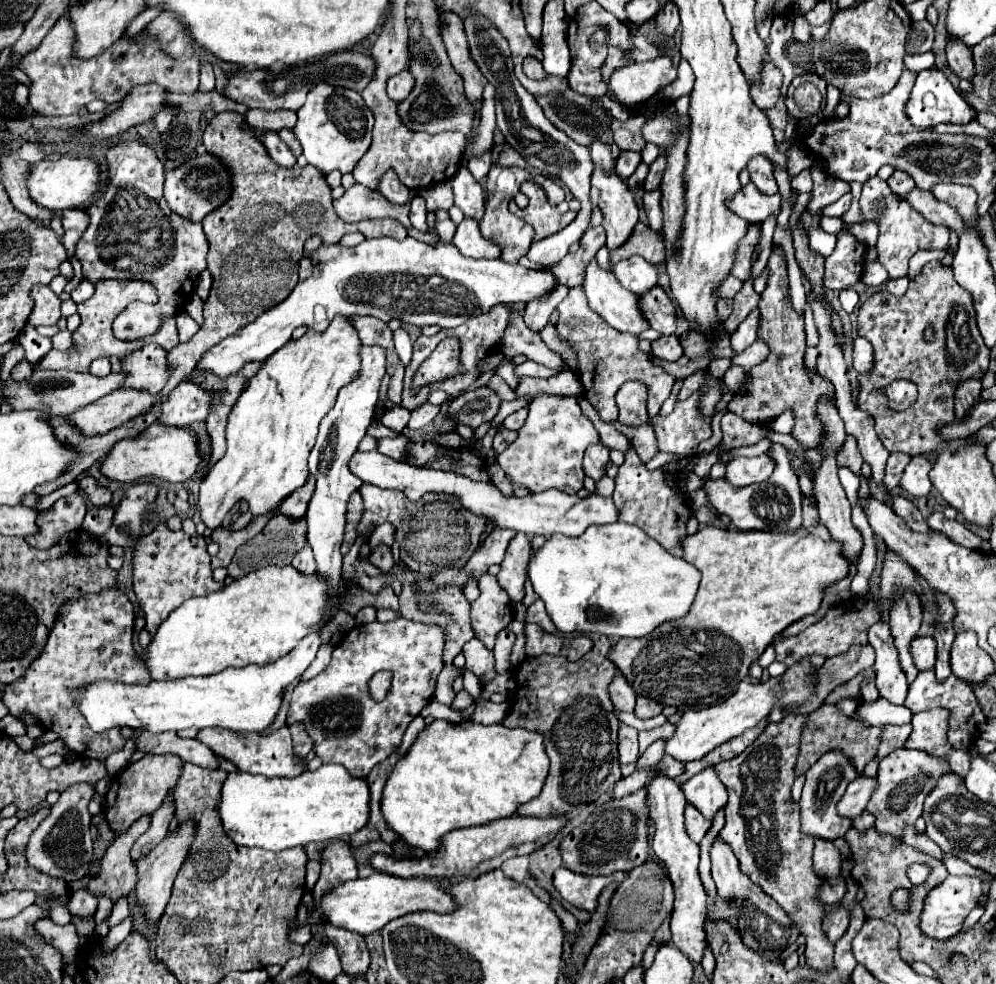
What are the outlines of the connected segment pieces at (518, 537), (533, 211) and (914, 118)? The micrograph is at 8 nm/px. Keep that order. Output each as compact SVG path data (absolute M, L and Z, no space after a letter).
M516 533L506 549L502 571L498 573L498 583L508 591L512 601L522 601L524 597L528 559L530 559L530 537L526 533Z
M532 181L522 183L520 191L530 197L528 207L520 209L512 199L509 203L509 210L516 216L522 217L528 225L534 227L534 241L546 239L546 237L562 231L576 217L574 211L560 213L556 207L552 207L548 203L544 191L536 183L532 183Z
M928 69L918 73L916 85L906 105L906 113L916 127L934 127L938 123L970 123L972 119L976 119L976 111L958 95L958 91L940 69Z

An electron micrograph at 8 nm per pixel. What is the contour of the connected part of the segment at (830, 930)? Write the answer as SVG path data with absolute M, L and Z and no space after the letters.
M838 907L834 913L826 913L826 917L824 917L824 933L826 933L826 937L828 937L828 941L834 945L842 935L844 935L844 931L848 929L848 917L850 917L850 913L848 913L848 909L844 909L844 907Z

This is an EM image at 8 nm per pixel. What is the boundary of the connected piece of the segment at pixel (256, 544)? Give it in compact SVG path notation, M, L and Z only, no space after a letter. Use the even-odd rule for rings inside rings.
M274 515L266 527L254 537L250 539L248 543L240 545L232 557L232 563L228 565L228 575L232 579L240 579L244 577L246 573L254 571L254 569L260 569L264 565L290 565L292 557L286 557L286 553L294 553L294 551L300 551L306 543L306 533L304 533L304 519L300 521L290 521L286 519L284 515Z

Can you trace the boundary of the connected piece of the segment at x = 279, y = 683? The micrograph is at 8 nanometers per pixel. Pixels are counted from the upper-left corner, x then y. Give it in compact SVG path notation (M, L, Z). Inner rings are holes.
M312 633L280 661L268 665L248 665L244 669L224 669L212 677L184 677L172 681L152 681L148 685L124 685L114 681L90 683L78 701L92 731L102 733L110 727L138 727L152 733L180 731L188 727L222 727L234 733L268 729L282 705L286 687L306 671L320 647L320 633Z

